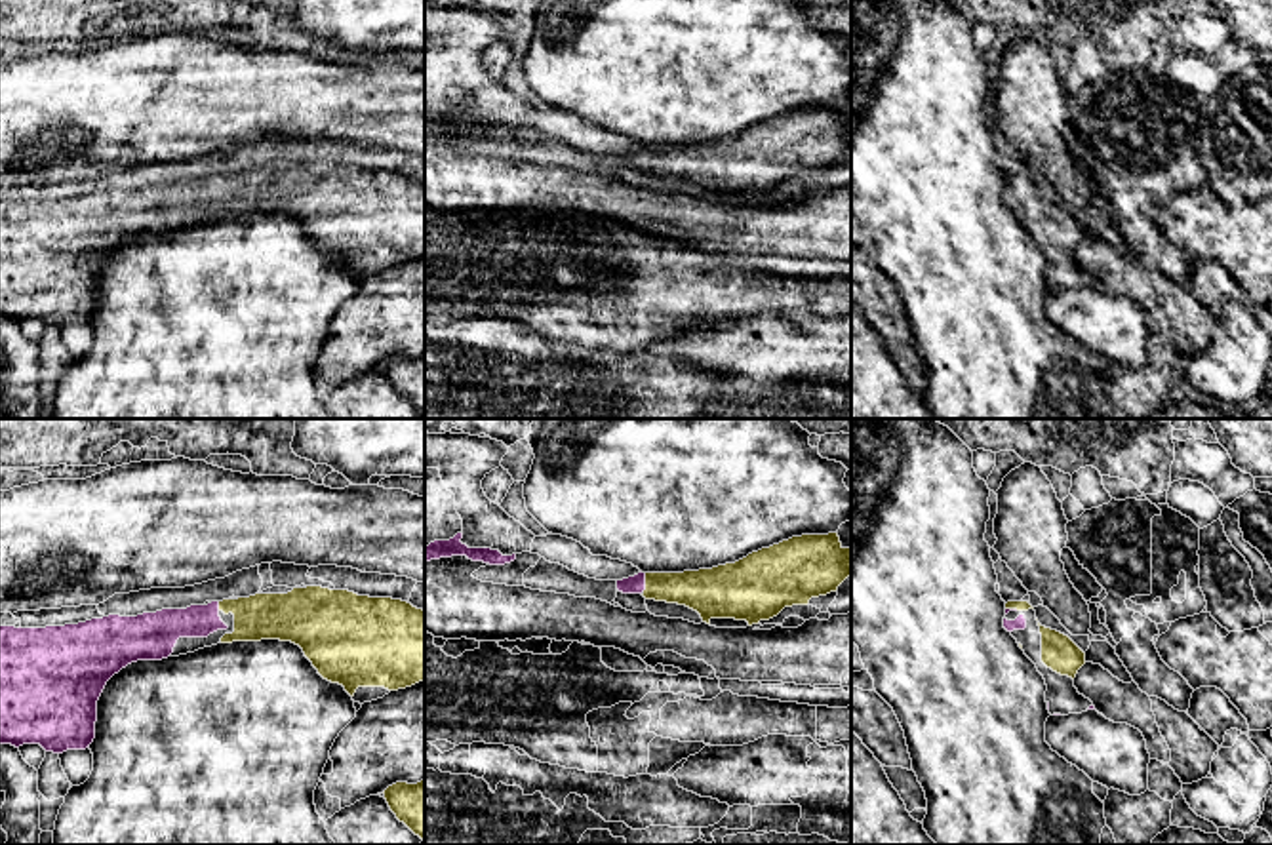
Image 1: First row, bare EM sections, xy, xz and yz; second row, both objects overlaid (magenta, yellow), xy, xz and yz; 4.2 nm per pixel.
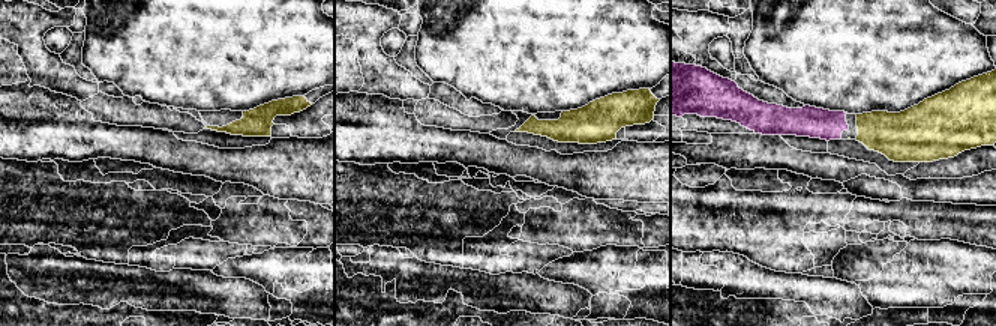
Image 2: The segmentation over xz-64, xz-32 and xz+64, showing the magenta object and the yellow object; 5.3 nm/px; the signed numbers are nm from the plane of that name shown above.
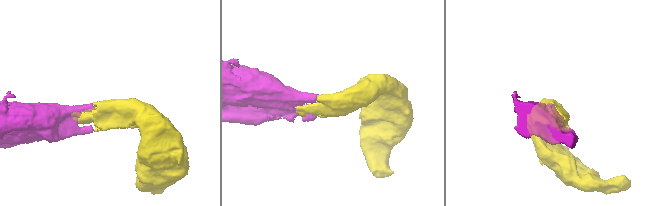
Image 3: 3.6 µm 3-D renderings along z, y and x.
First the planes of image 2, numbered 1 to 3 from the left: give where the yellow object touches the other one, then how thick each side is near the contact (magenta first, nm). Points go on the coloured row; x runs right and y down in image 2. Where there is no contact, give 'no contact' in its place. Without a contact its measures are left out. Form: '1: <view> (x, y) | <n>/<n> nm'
1: no contact
2: no contact
3: no contact

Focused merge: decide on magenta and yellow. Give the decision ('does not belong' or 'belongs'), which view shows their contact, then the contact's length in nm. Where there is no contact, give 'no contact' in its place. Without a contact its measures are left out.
belongs; meets magenta in xz; contact 80 nm long

